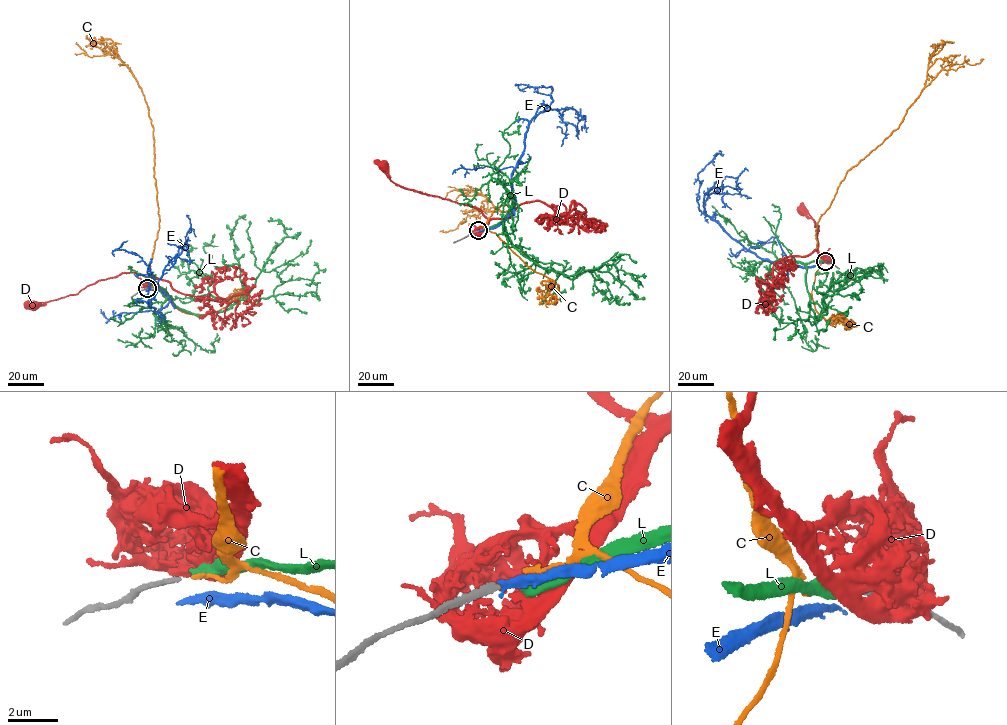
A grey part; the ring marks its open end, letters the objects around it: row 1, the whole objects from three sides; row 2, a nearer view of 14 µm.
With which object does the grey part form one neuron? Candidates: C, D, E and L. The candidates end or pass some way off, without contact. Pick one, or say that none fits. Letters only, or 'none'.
C

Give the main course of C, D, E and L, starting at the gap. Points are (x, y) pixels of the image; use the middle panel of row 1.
C: (480, 230), (496, 208), (510, 206), (515, 200), (509, 215), (508, 211), (469, 211), (457, 227), (440, 232)
D: (479, 231), (489, 219), (477, 208), (397, 185), (384, 168)
E: (479, 231), (494, 228), (513, 210), (512, 171), (529, 122), (550, 108), (572, 108), (585, 116), (582, 131)
L: (479, 230), (503, 222), (520, 252), (571, 279), (588, 271), (606, 298), (605, 291), (595, 292), (593, 285)

